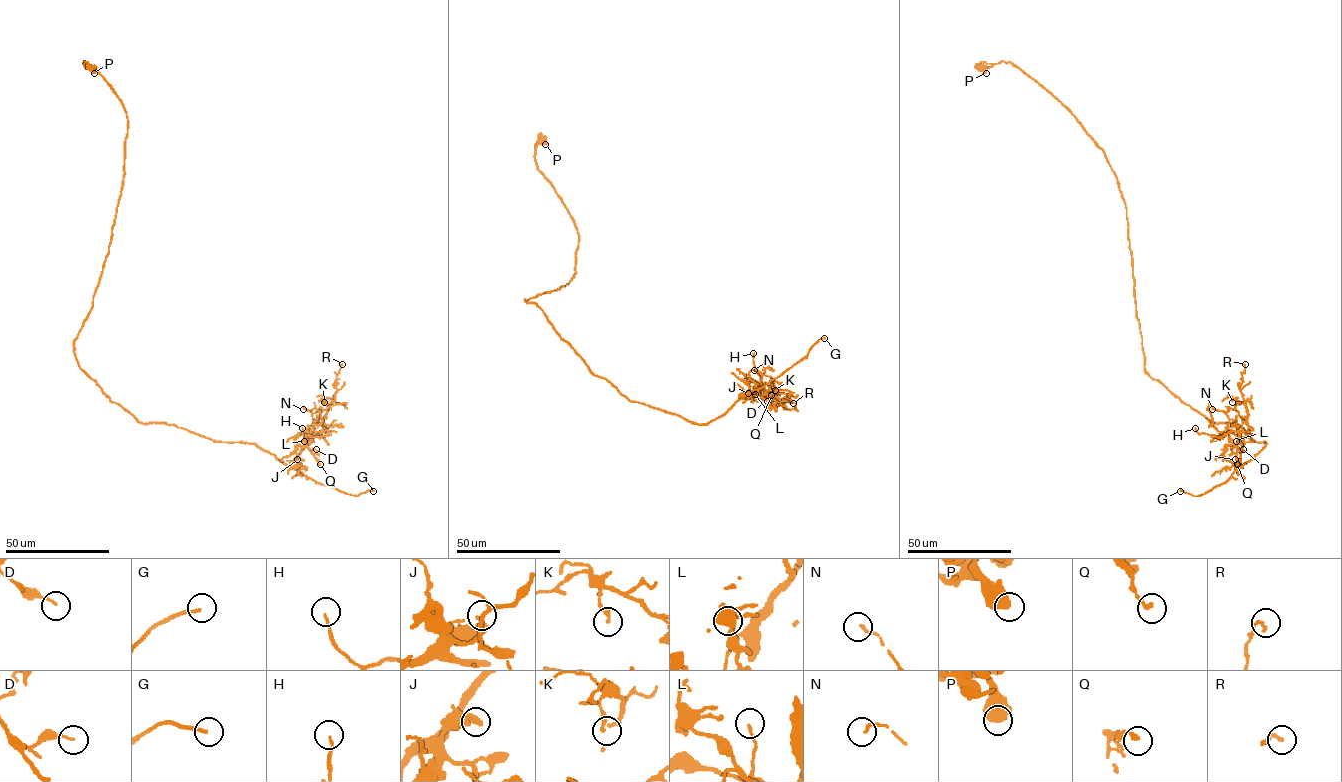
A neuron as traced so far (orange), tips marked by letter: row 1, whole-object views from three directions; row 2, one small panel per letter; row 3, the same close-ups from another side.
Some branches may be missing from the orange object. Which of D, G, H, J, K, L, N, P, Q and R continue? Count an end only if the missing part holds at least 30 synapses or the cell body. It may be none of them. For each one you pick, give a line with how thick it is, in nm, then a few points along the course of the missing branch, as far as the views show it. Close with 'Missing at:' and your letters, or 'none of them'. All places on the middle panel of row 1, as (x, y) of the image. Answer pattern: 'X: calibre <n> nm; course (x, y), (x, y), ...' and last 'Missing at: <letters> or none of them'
G: calibre 150 nm
Missing at: G

